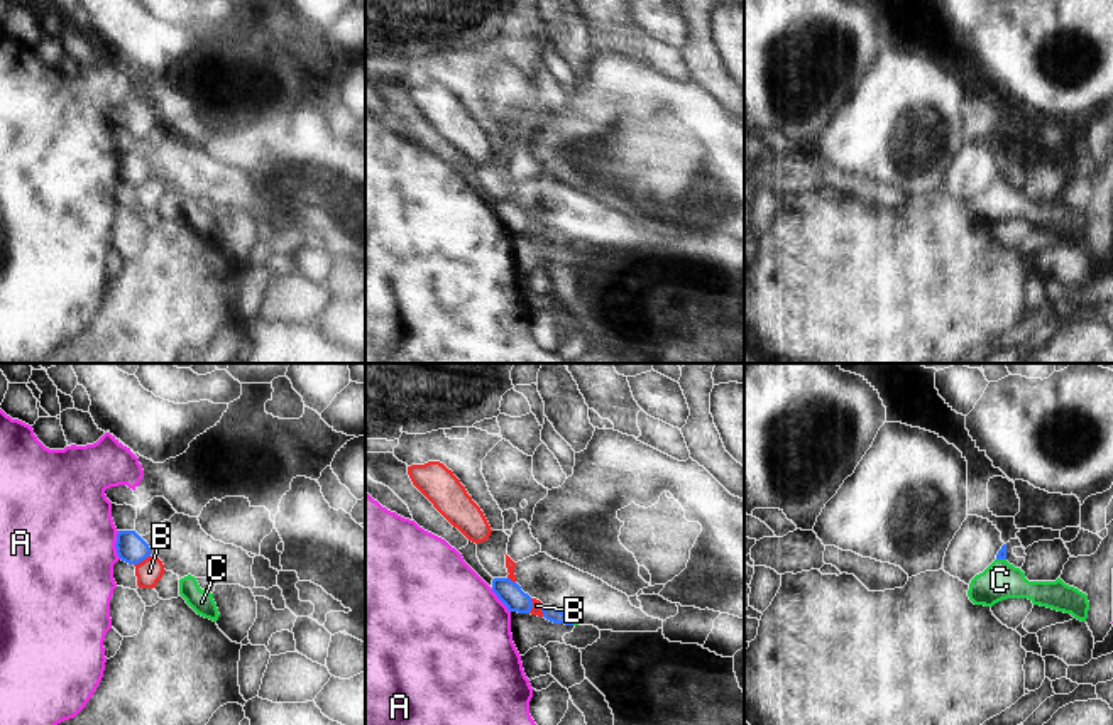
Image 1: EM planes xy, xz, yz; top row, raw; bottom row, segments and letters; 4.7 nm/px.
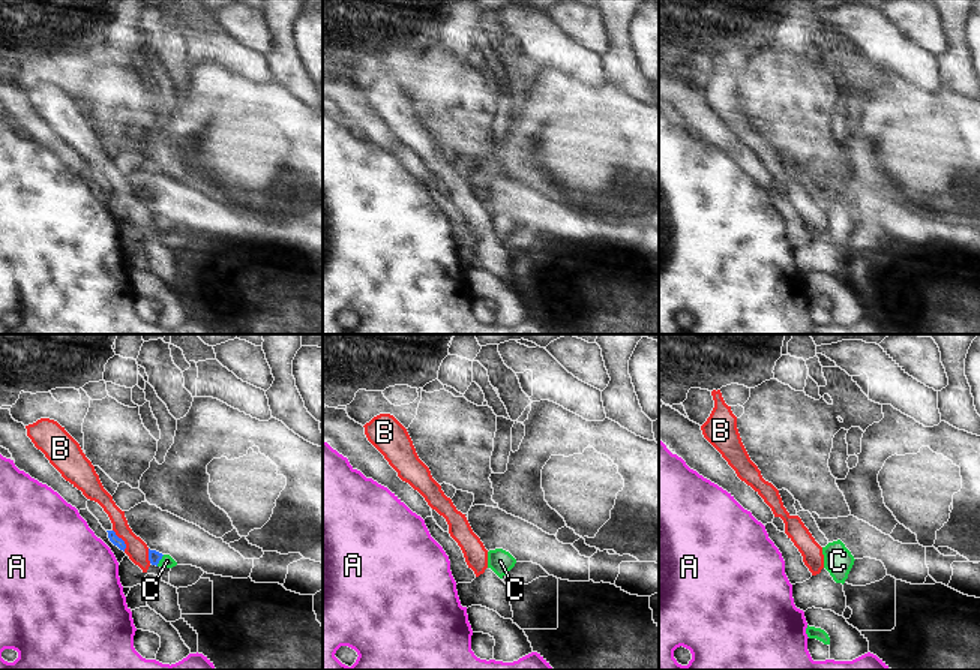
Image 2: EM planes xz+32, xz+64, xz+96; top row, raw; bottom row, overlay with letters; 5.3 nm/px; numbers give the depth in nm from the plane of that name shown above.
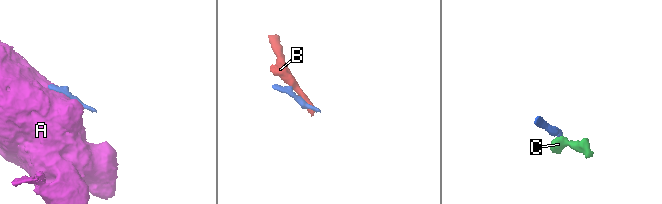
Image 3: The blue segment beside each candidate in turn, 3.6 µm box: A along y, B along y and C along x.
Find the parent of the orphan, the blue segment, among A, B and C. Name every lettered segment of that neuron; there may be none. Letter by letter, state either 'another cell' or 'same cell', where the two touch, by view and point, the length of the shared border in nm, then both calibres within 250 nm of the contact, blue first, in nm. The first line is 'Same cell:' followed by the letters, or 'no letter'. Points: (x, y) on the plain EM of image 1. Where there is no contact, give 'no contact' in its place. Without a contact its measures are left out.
Same cell: C
A: another cell; meets blue in xy at (115, 166); contact 140 nm long; 140 nm thick on the blue side, 500 nm on the other
B: another cell; meets blue in xy at (141, 181); contact 90 nm long; 140 nm thick on the blue side, 120 nm on the other
C: same cell; meets blue in yz at (1002, 179); contact 50 nm long; 50 nm thick on the blue side, 180 nm on the other

